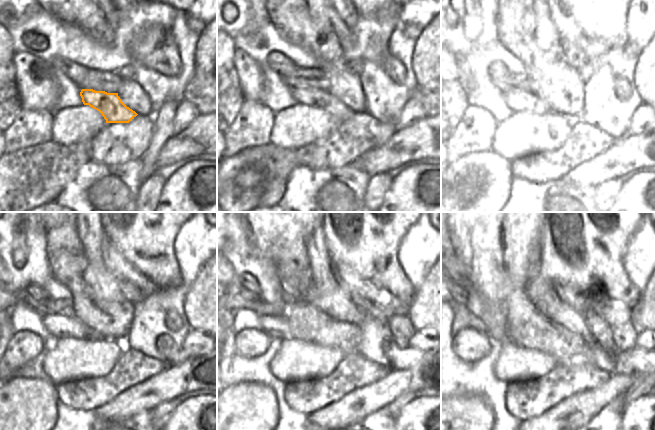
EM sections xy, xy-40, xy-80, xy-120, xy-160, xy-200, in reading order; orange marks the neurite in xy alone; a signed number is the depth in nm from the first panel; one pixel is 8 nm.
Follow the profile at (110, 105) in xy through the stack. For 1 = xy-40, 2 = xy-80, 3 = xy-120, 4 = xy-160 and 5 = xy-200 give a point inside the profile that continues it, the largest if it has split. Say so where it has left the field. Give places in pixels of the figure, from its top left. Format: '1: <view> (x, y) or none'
1: xy-40 (317, 98)
2: xy-80 (518, 97)
3: xy-120 (64, 325)
4: xy-160 (276, 326)
5: xy-200 (475, 313)

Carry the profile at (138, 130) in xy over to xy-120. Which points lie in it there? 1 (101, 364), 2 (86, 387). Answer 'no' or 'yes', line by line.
1: no
2: yes

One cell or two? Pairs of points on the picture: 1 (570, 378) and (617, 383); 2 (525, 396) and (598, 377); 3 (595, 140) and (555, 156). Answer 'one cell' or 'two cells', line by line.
1: two cells
2: one cell
3: one cell

